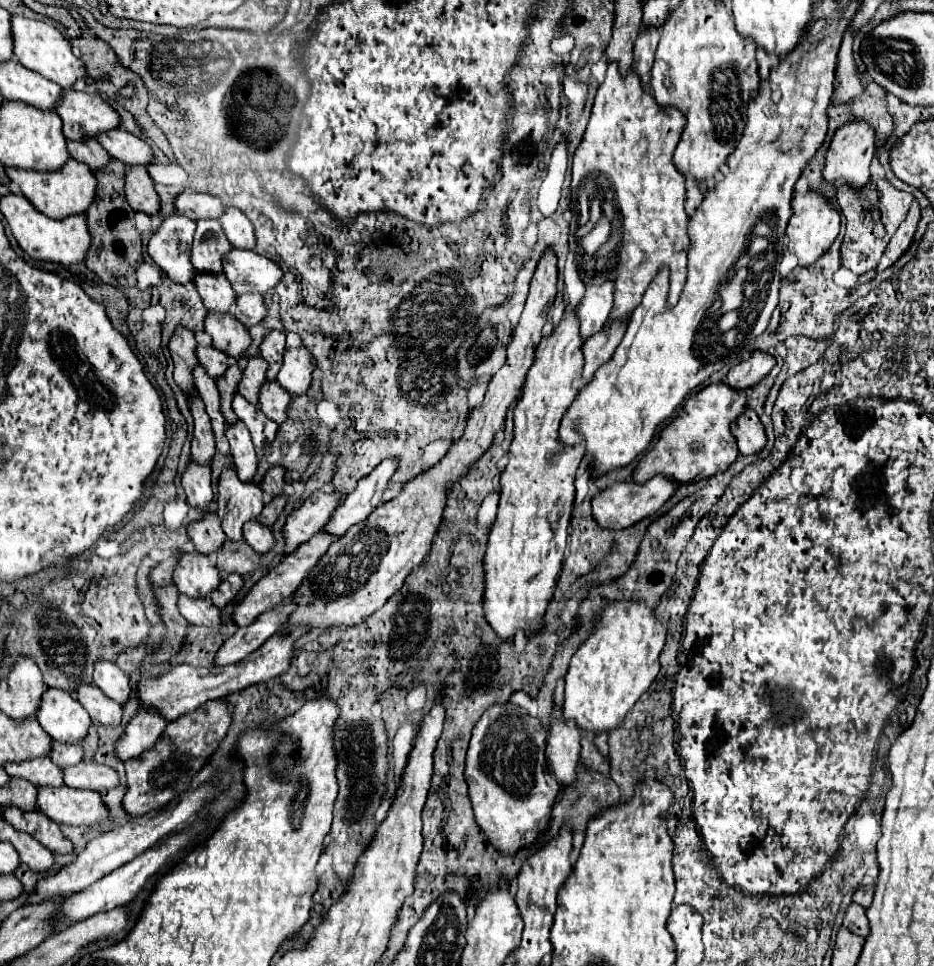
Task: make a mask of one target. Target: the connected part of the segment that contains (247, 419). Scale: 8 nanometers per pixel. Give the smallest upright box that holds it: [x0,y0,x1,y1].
[232,393,278,449]

